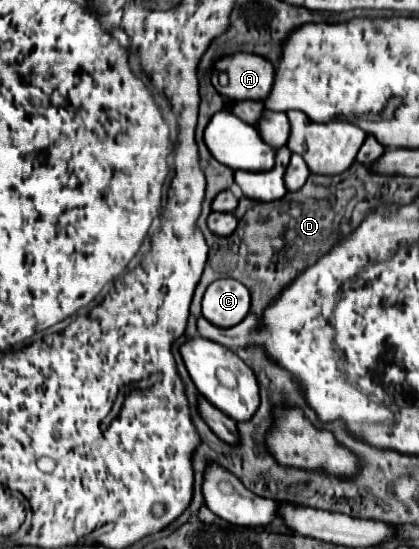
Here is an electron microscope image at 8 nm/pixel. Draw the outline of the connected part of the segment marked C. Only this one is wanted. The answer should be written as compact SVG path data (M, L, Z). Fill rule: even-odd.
M233 278L215 280L203 296L203 316L215 326L235 326L249 314L249 290Z

